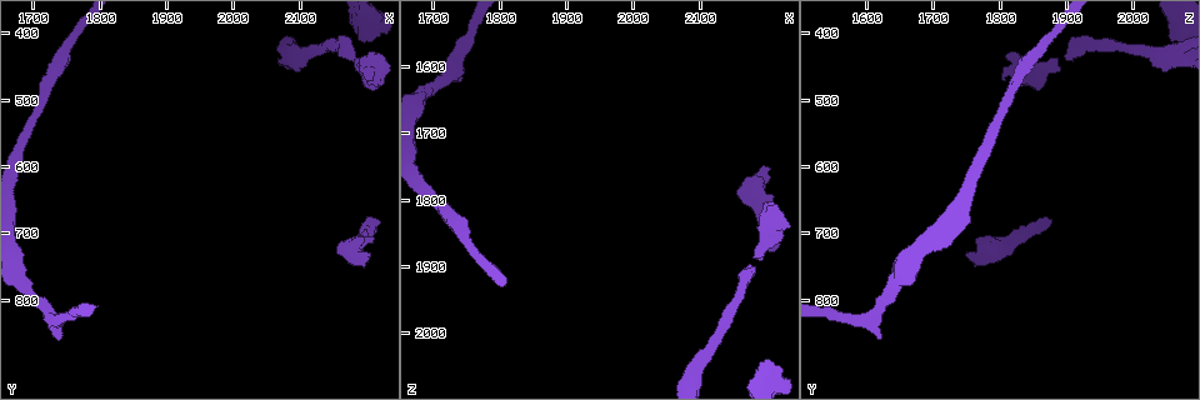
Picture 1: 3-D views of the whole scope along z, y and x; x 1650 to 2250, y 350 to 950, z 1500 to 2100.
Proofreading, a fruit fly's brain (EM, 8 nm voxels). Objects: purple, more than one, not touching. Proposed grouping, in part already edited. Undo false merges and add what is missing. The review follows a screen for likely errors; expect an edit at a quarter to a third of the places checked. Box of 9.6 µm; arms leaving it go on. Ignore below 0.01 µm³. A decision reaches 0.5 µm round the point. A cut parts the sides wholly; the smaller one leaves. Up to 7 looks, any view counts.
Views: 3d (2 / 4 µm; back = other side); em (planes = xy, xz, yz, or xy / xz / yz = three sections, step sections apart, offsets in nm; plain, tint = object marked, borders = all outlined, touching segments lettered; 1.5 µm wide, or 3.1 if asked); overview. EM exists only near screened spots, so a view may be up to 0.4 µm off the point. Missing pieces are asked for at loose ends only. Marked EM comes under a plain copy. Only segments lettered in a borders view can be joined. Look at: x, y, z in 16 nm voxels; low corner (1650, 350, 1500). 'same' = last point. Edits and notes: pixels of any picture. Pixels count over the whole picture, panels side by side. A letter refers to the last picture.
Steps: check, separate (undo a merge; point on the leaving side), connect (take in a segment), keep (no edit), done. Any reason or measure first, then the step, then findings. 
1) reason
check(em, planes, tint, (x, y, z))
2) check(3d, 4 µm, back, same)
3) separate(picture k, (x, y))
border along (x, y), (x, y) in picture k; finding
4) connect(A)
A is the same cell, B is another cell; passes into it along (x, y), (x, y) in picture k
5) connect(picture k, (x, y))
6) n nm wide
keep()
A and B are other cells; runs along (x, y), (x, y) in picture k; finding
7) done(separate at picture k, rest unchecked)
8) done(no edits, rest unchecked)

sudden change in width
check(em, planes, borders, (2190, 450, 1875))

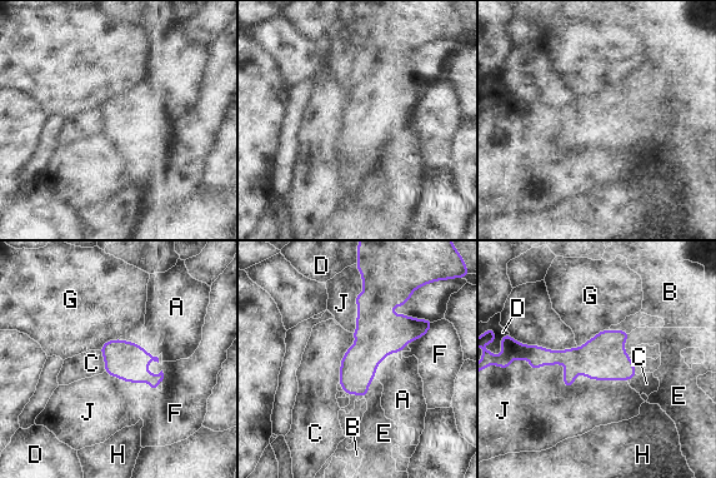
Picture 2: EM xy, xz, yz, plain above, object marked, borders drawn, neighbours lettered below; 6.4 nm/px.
240 nm wide
keep()
A, B, C, D, E, F, G, H and J are other cells; border along (353, 333), (338, 381) in picture 2; continuous, no second neuron

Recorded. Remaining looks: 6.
free end
check(em, planes, tint, (2205, 685, 1875))

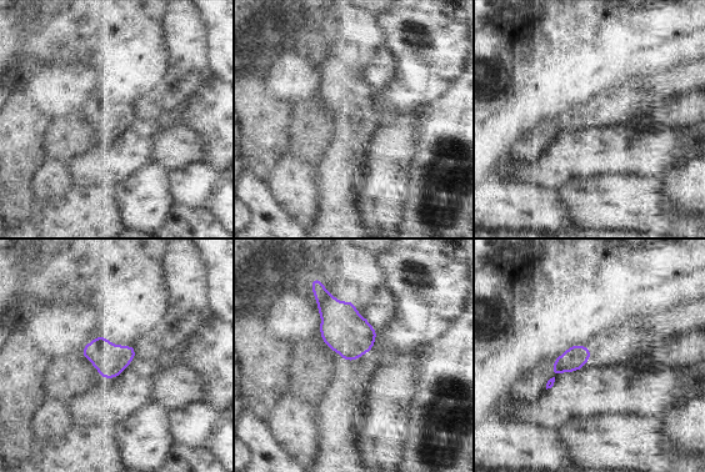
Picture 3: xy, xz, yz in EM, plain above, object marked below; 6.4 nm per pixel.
check(em, planes, borders, same)

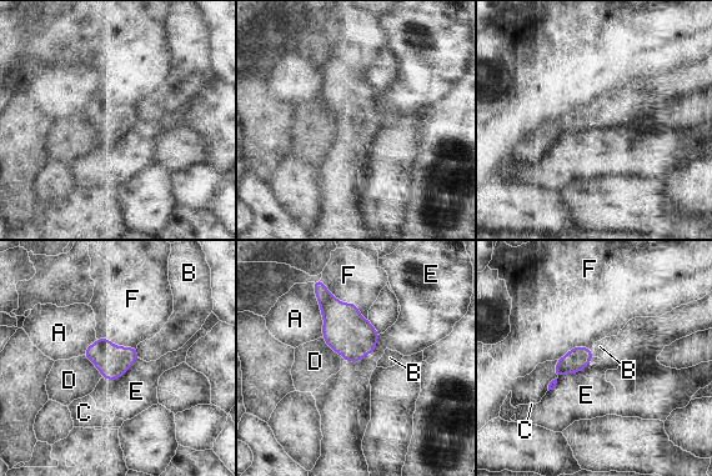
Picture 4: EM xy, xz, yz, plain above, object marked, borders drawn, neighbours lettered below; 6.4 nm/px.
keep()
A, B, C, D, E and F are other cells; border along (322, 336), (324, 341), (346, 362) in picture 4; none of them fits

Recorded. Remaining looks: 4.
branch stops here
check(em, planes, tint, (1740, 860, 1615))

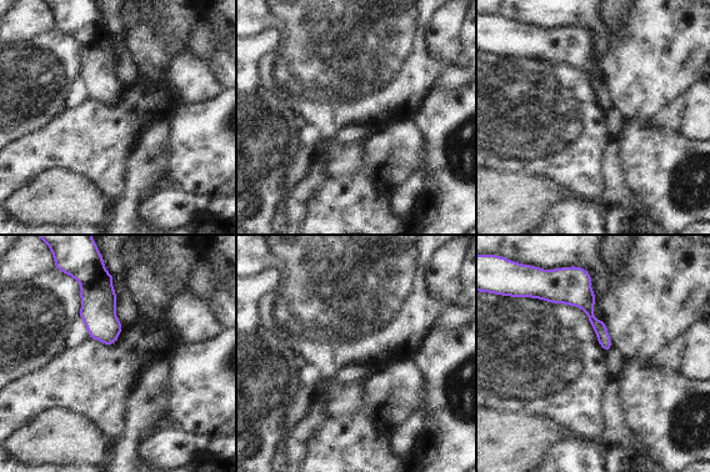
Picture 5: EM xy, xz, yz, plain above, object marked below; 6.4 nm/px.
check(em, planes, borders, same)

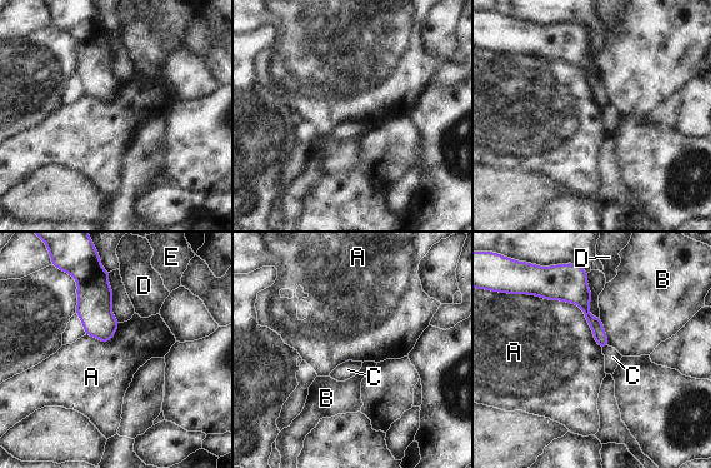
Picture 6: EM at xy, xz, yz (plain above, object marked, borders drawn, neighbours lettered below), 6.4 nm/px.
A touches over 600 nm
keep()
A, B, C, D and E are other cells; border along (527, 294), (576, 304), (601, 349) in picture 6; none of them fits

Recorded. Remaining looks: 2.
done(no edits, rest unchecked)

